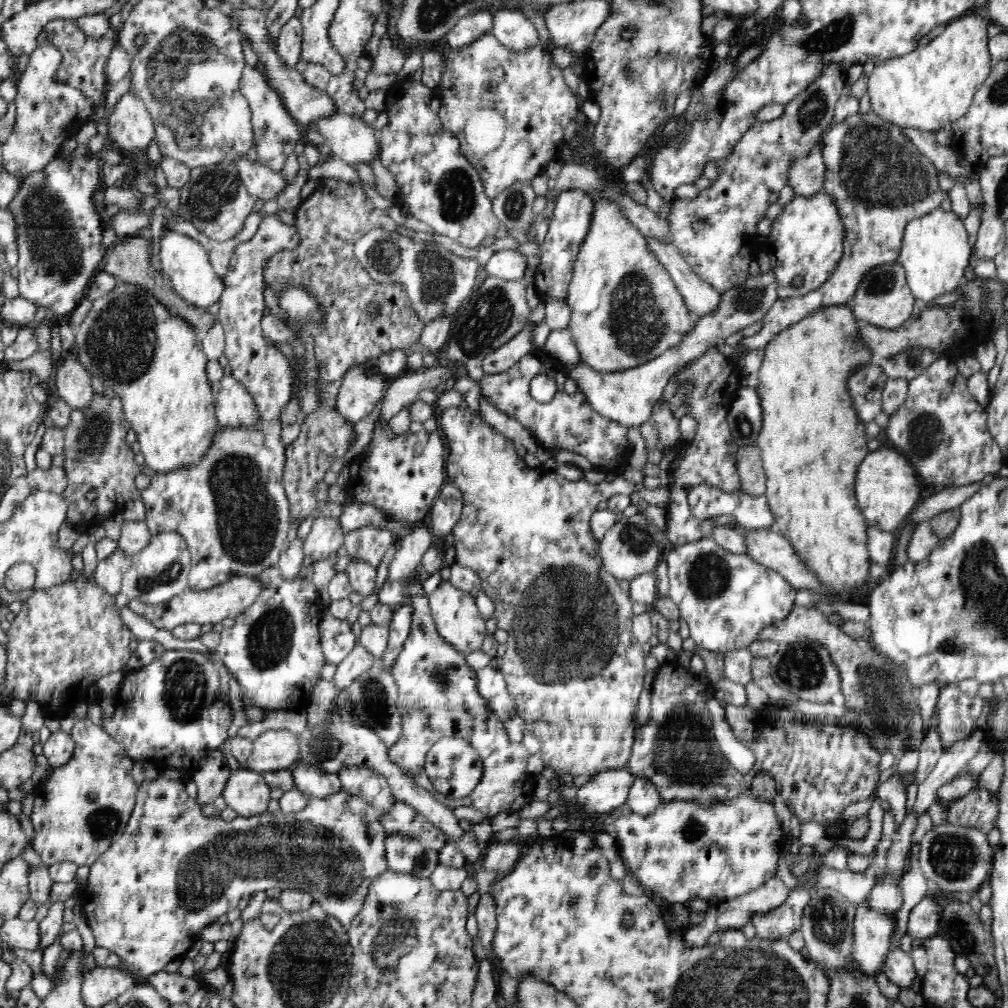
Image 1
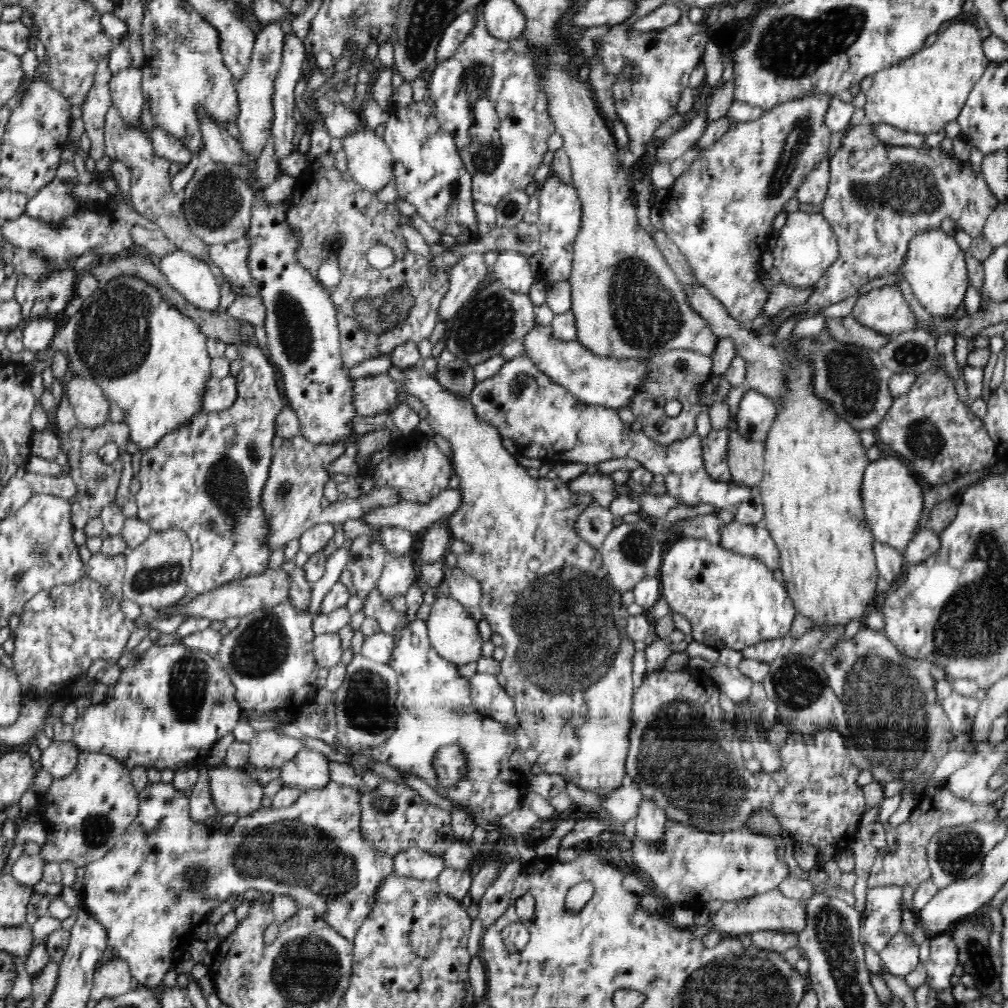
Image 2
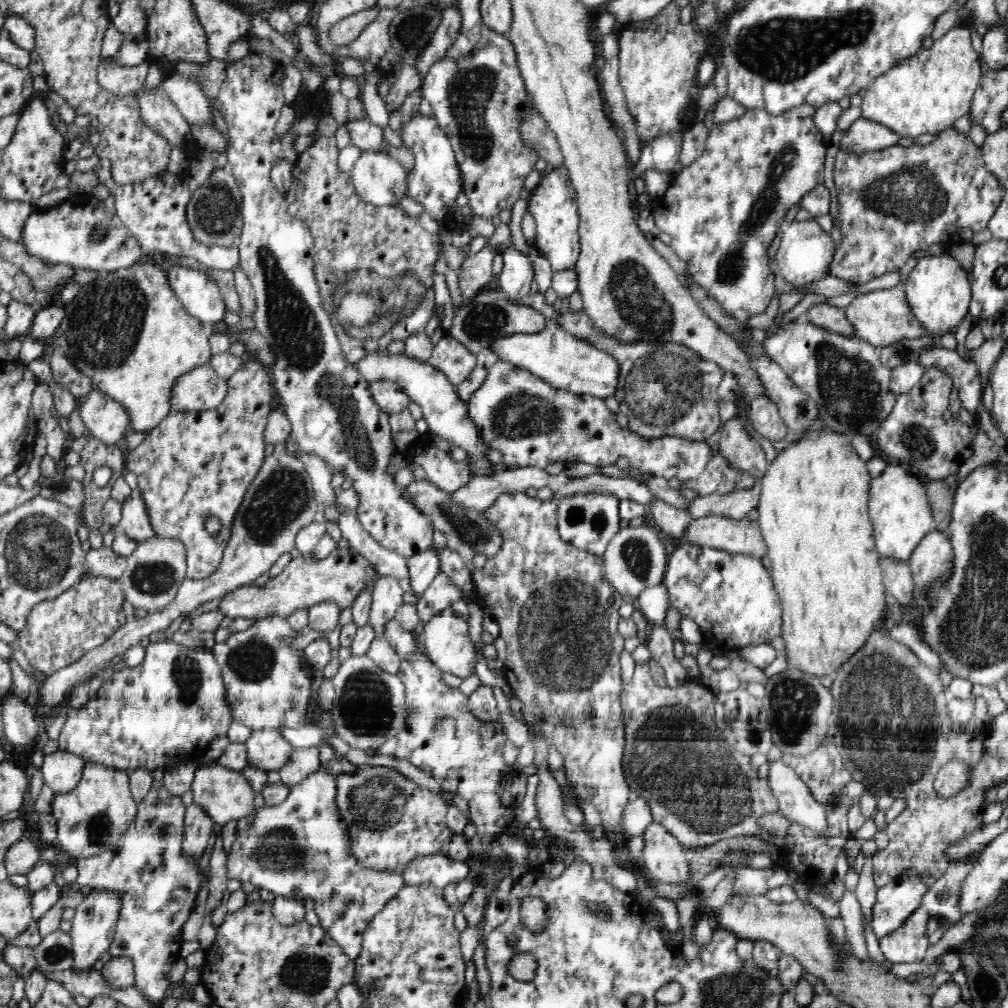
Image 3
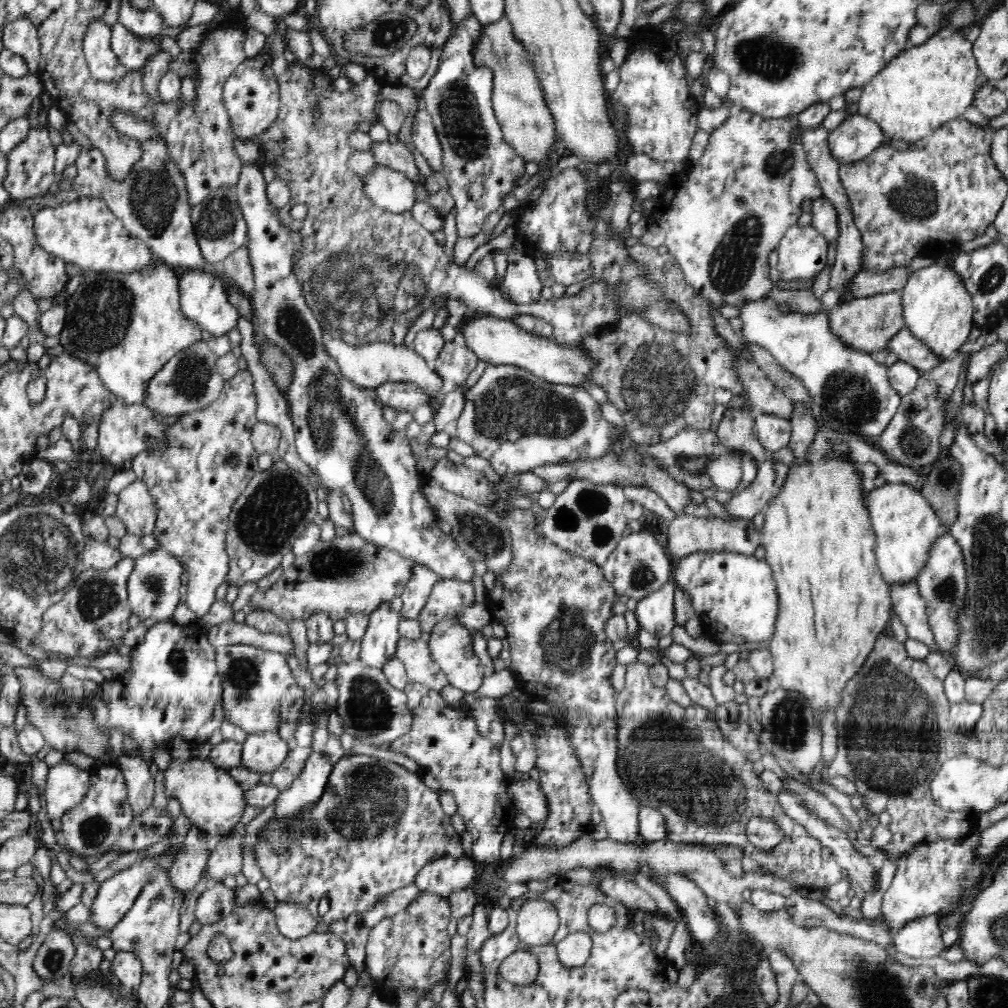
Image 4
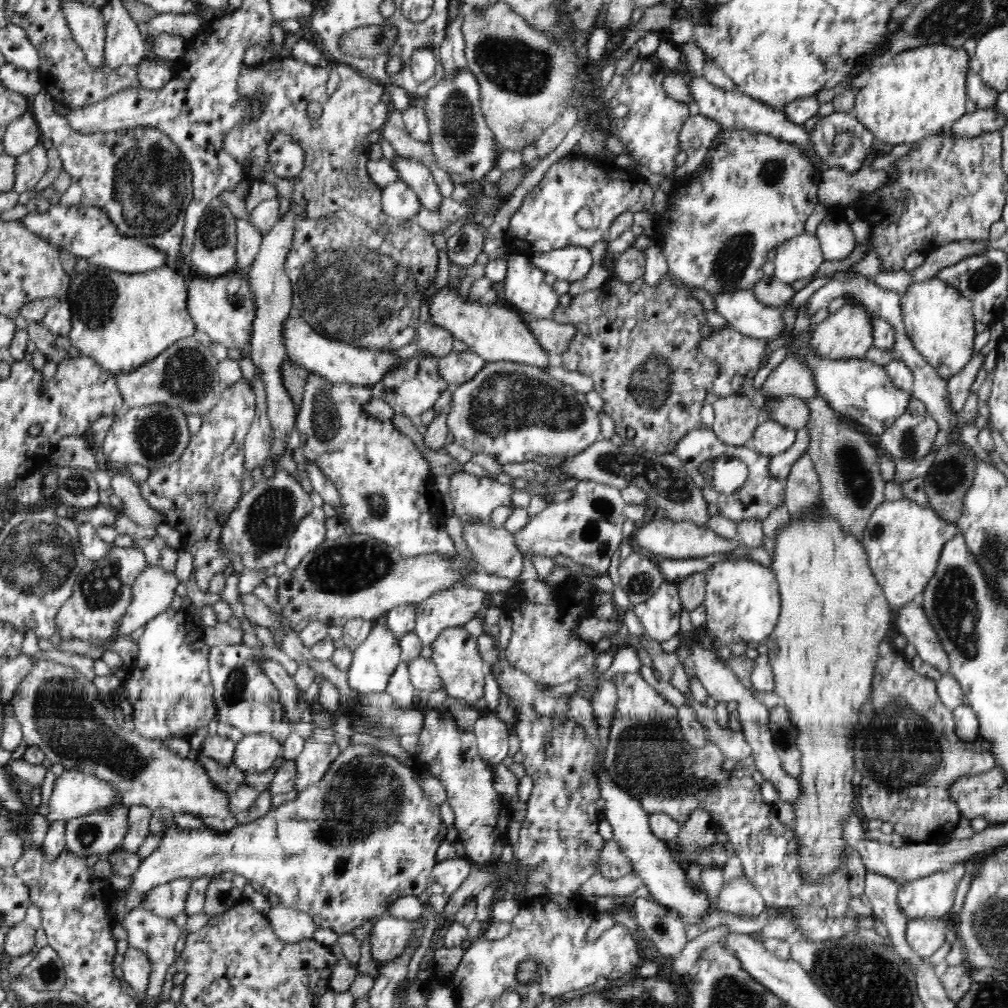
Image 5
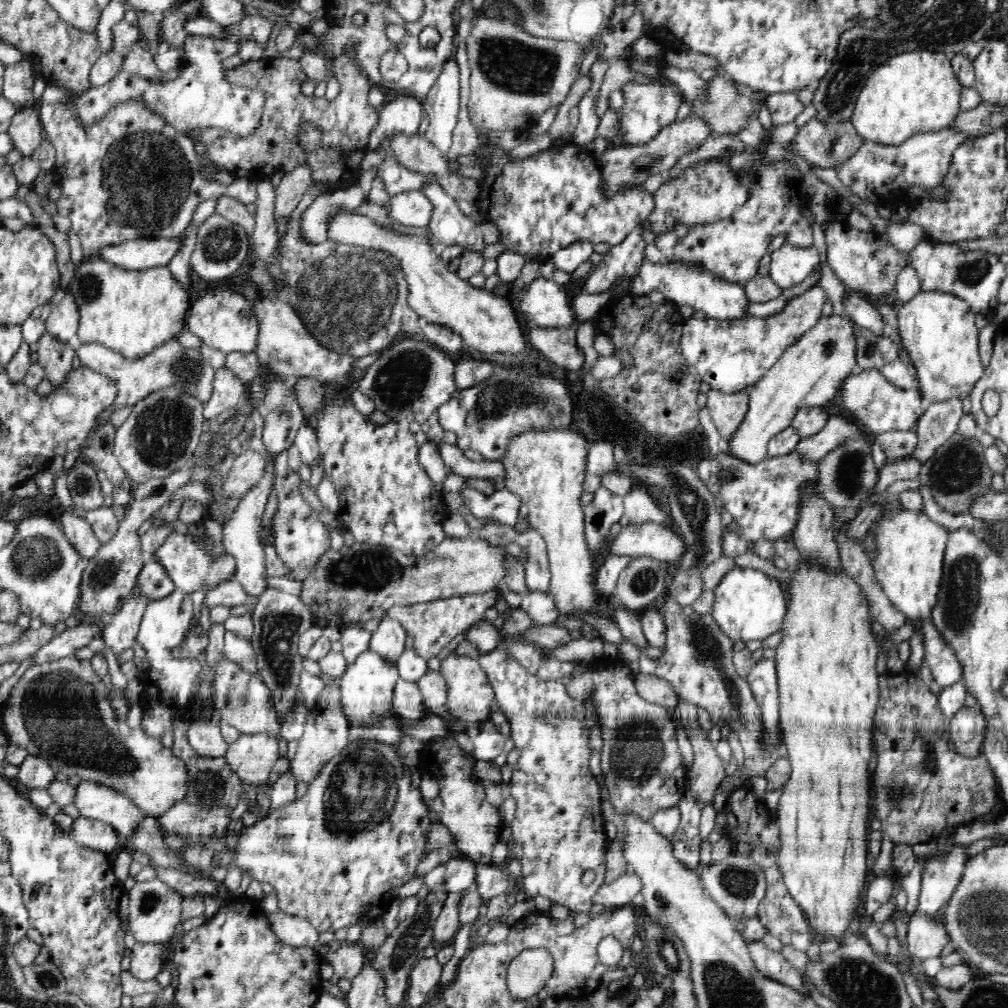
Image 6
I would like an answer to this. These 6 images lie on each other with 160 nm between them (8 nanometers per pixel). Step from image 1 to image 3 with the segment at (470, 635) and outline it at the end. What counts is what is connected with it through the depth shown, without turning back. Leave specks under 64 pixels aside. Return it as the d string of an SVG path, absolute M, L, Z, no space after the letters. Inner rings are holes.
M452 607L440 609L424 625L424 640L426 641L427 657L442 670L459 680L470 678L476 670L476 654L473 640L469 633L469 624L459 617Z

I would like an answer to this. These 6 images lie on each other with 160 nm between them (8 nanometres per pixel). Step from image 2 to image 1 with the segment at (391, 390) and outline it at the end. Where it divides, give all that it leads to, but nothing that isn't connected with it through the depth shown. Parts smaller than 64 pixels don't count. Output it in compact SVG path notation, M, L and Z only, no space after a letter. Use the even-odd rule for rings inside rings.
M356 365L342 379L335 401L336 412L354 424L369 416L383 399L388 378Z

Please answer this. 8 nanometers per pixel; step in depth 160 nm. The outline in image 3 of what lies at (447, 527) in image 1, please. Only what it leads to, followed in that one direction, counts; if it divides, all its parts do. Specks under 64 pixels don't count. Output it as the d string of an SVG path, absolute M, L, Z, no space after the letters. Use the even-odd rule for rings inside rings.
M434 547L412 555L407 561L410 574L410 590L421 597L439 572L439 558Z

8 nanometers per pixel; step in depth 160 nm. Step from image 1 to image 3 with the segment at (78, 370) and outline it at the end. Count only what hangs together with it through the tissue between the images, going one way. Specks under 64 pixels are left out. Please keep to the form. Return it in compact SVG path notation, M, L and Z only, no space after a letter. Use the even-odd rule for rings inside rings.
M94 389L80 400L77 409L90 436L106 445L125 448L126 432L131 428L131 422L118 402Z

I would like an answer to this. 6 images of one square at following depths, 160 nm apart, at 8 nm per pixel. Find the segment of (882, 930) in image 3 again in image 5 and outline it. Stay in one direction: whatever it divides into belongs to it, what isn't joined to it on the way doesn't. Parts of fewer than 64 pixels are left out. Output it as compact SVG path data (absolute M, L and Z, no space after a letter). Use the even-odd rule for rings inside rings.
M957 863L948 872L938 872L899 886L896 901L900 912L910 919L935 917L949 920L954 906L955 892L964 878L965 864Z

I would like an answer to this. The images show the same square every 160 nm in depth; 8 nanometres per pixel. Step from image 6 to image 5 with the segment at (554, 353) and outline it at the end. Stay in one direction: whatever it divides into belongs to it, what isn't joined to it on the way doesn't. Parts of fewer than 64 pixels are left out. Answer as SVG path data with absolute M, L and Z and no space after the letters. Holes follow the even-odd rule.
M553 318L528 319L530 332L548 352L562 353L573 335L573 328L567 324L558 324Z

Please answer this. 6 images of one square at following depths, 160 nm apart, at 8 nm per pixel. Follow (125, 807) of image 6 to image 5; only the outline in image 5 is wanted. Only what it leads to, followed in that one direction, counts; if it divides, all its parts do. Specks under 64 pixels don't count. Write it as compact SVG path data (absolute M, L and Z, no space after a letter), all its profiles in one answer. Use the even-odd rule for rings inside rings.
M58 769L45 817L49 826L56 819L72 820L100 807L107 807L113 801L115 792L110 783L97 776L73 772L73 769Z

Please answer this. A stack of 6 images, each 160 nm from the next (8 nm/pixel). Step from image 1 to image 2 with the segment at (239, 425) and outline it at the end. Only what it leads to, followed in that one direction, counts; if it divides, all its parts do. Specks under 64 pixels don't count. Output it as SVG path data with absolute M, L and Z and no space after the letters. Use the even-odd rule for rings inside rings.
M232 376L224 379L211 377L206 382L205 410L203 412L216 414L228 410L237 398L237 382Z

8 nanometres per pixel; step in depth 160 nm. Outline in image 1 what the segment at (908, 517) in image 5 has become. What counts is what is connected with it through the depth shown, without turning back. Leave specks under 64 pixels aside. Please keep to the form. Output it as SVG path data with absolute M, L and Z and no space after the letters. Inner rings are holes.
M880 446L874 452L867 452L855 472L855 496L867 526L876 526L897 535L920 504L920 483L915 469L894 448Z

